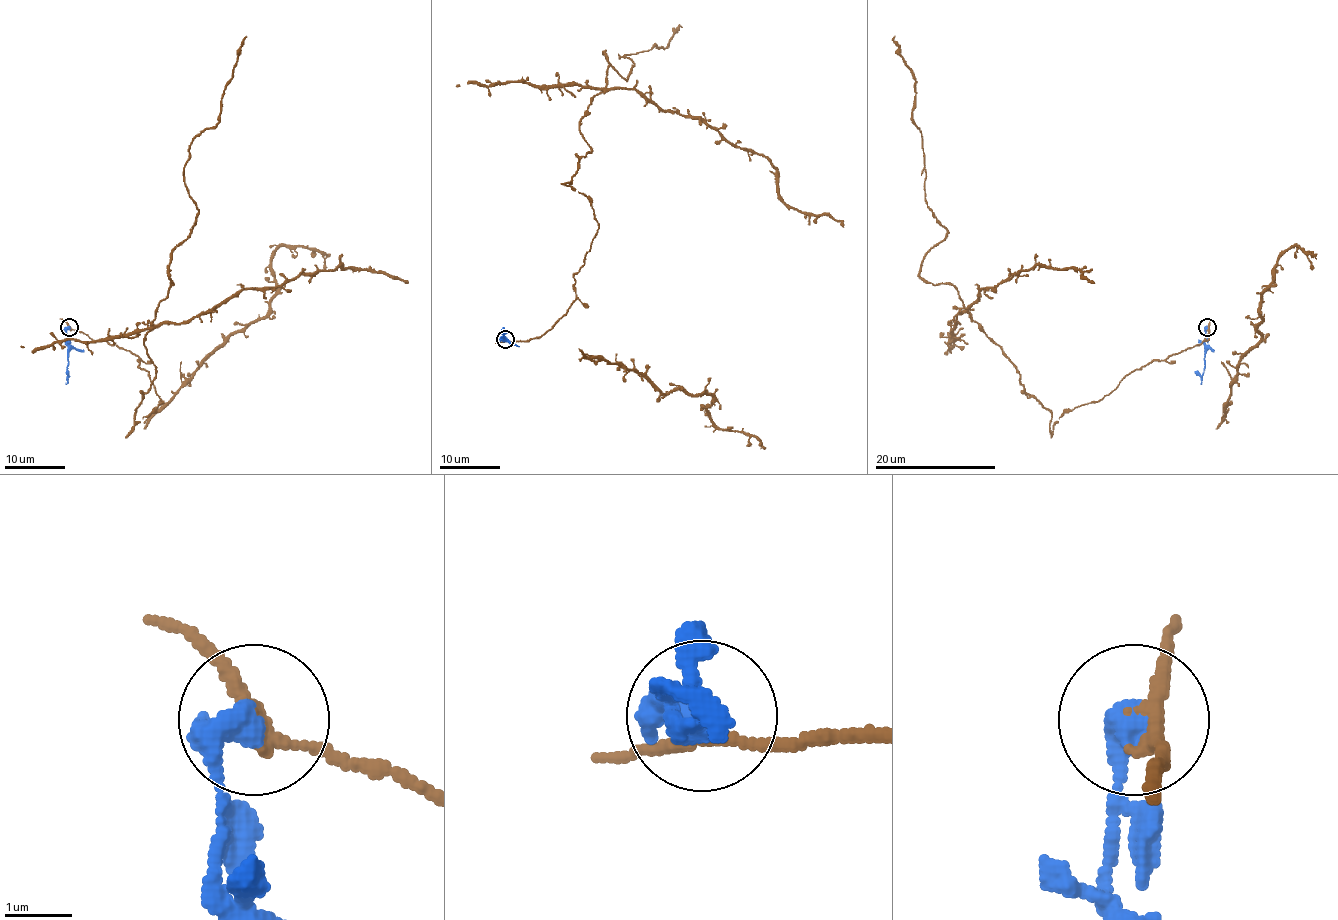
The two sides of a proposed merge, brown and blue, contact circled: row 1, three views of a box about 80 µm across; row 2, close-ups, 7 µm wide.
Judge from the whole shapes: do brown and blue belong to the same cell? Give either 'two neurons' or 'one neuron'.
two neurons

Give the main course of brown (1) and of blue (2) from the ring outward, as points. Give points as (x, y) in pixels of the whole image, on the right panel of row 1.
1: (1207, 326), (1201, 344), (1053, 423), (952, 285), (919, 275), (946, 228), (926, 204), (914, 79), (895, 35)
2: (1207, 328), (1201, 383)

